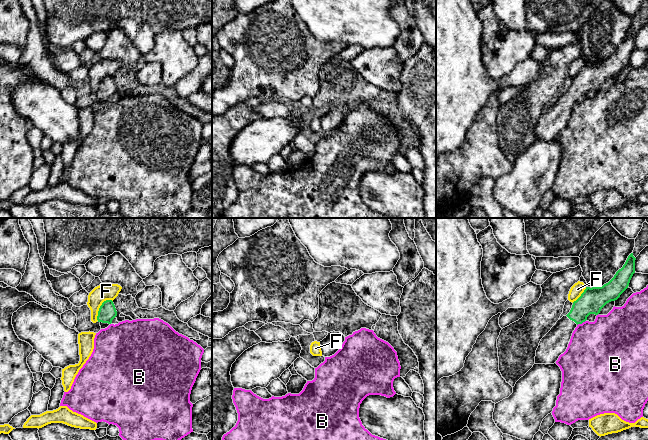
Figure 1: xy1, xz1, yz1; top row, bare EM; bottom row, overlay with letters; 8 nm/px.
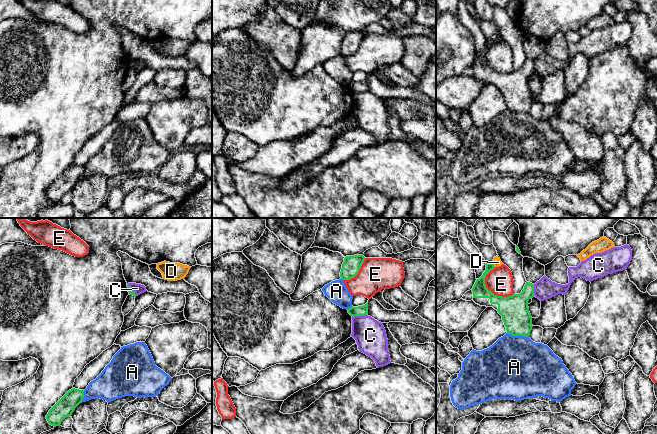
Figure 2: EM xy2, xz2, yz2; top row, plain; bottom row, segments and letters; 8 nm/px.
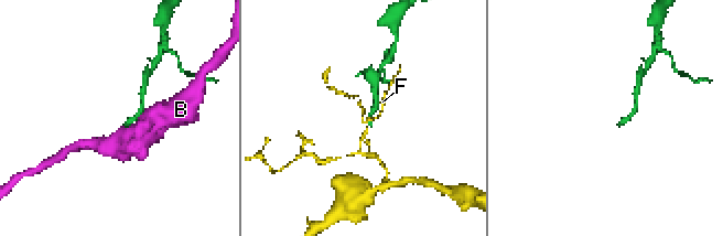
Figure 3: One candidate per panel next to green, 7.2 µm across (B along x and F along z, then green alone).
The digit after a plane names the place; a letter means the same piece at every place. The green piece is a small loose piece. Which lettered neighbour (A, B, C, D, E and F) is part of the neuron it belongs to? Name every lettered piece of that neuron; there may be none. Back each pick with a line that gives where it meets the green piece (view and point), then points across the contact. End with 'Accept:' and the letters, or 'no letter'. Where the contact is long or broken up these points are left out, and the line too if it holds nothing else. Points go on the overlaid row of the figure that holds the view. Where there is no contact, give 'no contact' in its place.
Accept: no letter

